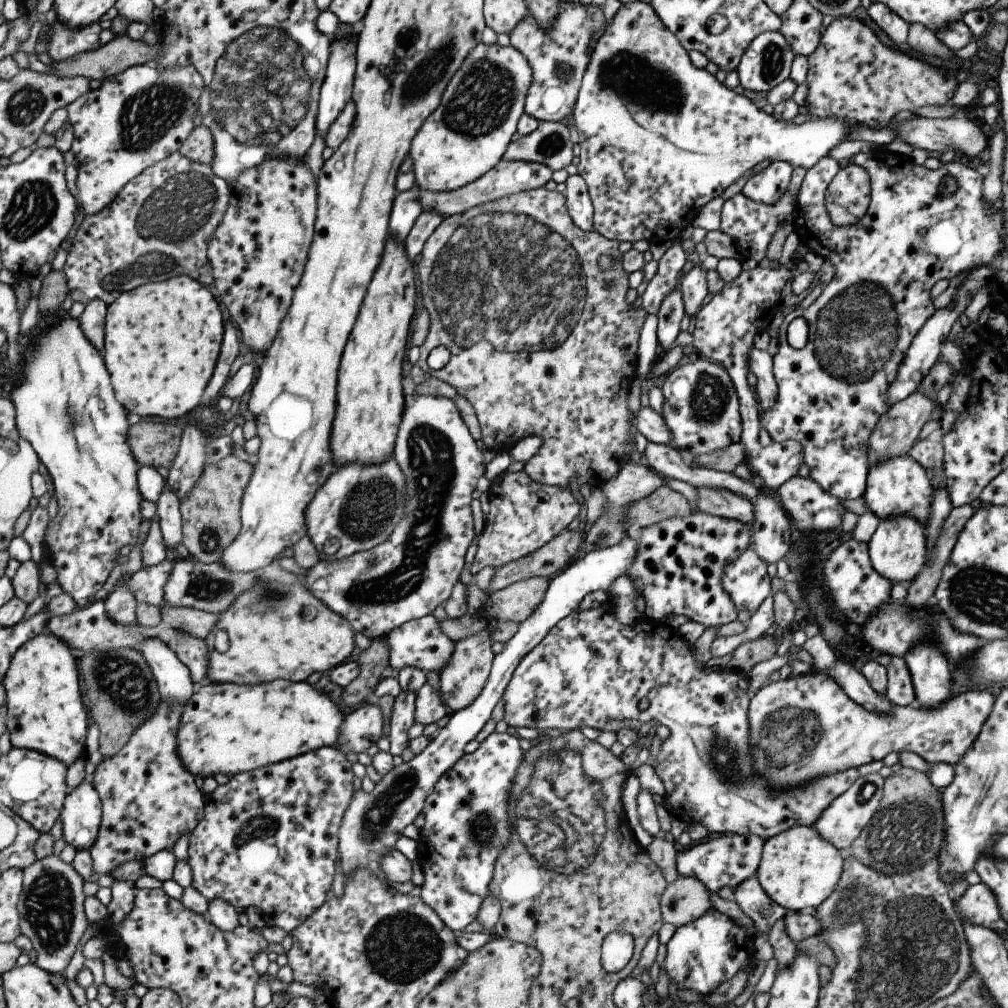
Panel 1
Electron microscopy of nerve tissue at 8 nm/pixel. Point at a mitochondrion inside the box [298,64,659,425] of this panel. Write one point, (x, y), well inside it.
(508, 278)

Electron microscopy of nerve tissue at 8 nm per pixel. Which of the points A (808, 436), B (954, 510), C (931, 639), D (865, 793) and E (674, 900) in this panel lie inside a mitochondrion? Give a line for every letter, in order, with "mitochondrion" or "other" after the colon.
A: other
B: other
C: other
D: mitochondrion
E: mitochondrion

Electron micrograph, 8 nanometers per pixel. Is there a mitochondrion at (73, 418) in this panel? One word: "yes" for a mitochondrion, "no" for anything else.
yes

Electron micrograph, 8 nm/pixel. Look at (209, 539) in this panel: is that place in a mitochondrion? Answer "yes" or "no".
yes

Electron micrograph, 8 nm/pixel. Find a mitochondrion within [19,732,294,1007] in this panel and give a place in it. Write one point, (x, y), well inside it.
(49, 903)

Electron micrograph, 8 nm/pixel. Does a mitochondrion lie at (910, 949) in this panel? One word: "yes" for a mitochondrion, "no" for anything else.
yes

